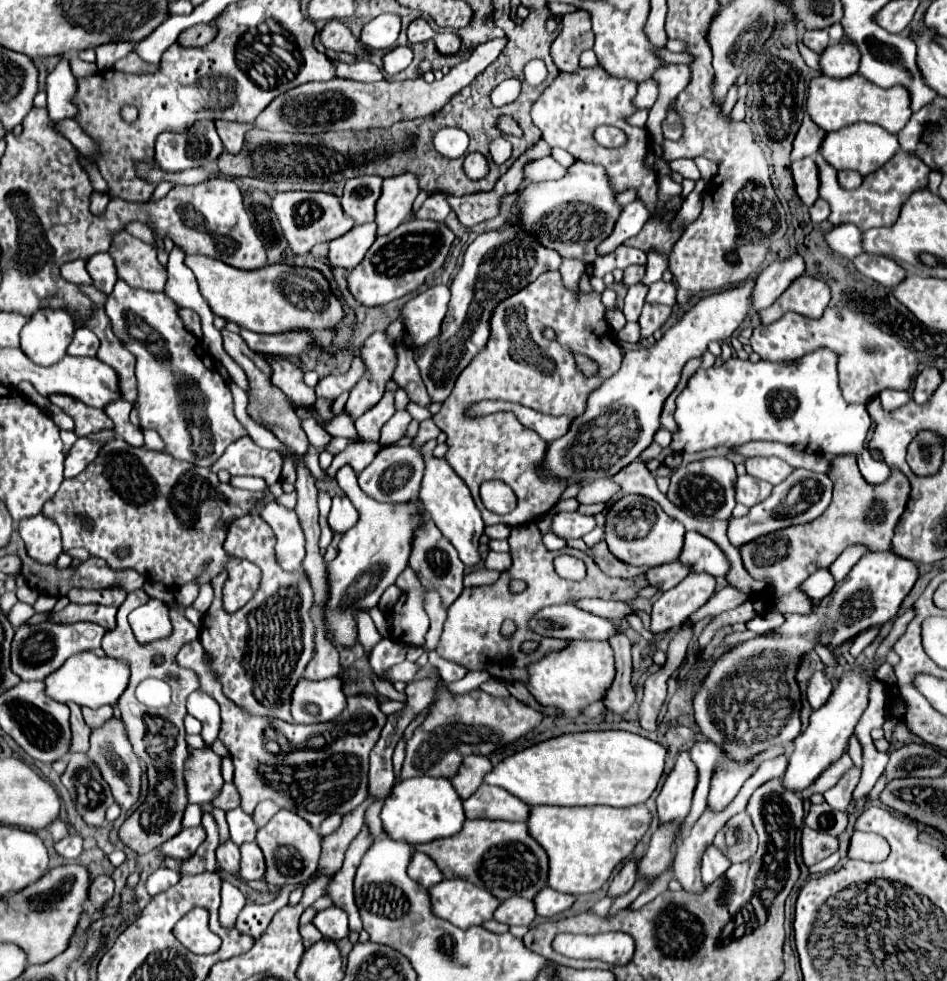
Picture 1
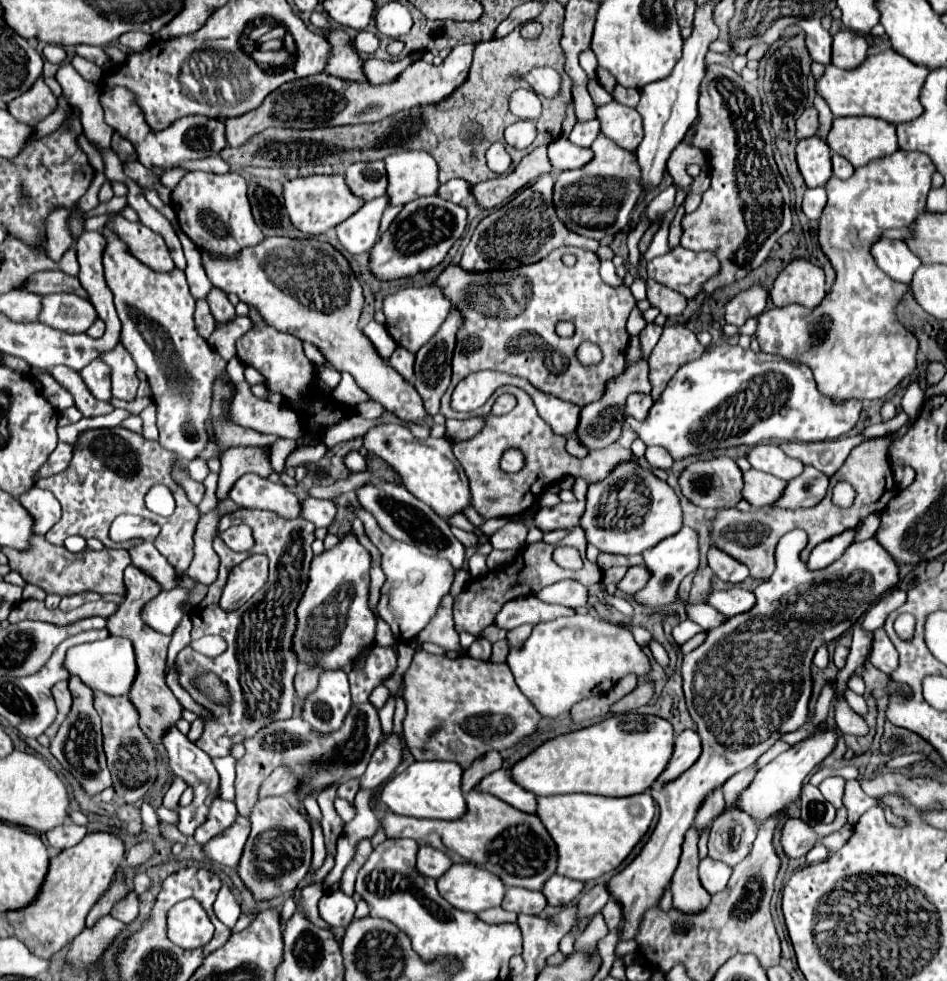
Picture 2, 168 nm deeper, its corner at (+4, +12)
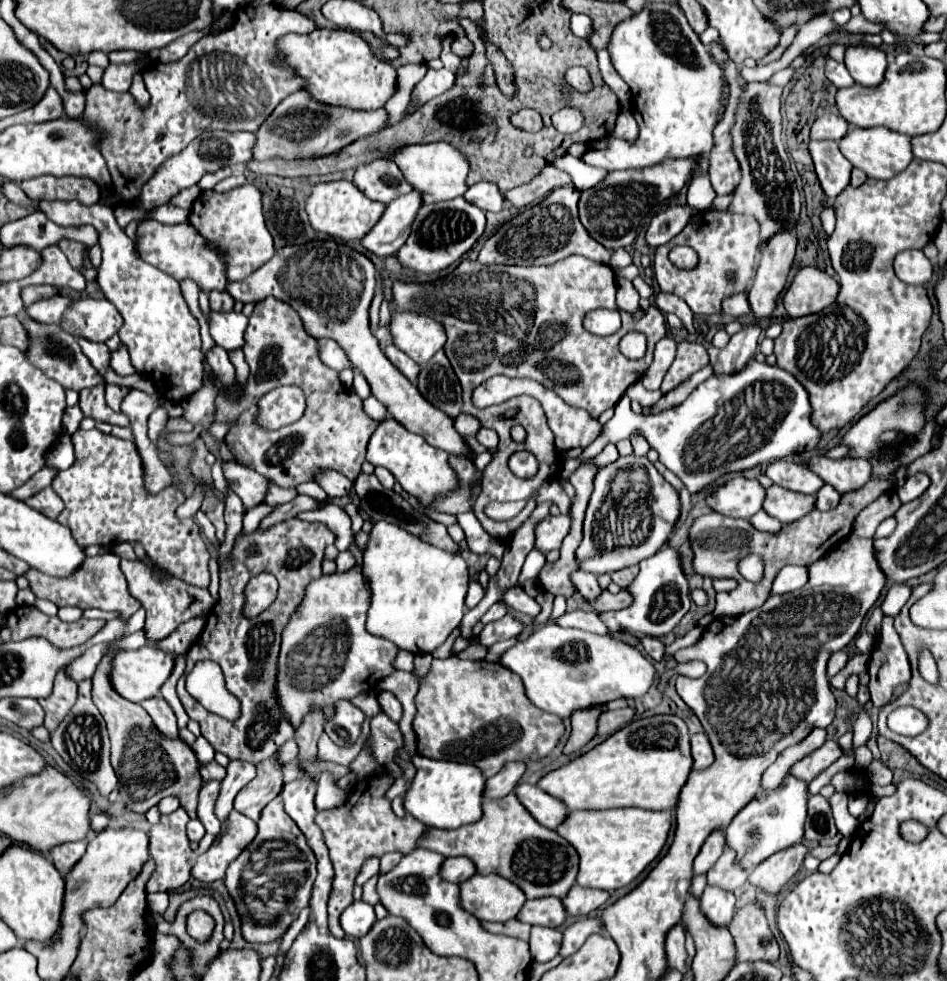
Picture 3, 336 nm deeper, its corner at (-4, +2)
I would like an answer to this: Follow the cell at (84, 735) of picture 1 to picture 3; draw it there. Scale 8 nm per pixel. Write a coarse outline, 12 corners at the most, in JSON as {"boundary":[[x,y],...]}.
{"boundary":[[61,668],[53,694],[39,700],[43,726],[57,728],[77,700],[77,682]]}

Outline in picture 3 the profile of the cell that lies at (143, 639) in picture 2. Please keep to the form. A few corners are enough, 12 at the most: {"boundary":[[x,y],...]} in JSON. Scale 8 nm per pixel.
{"boundary":[[121,558],[129,592],[147,610],[149,642],[209,612],[213,598],[179,578]]}

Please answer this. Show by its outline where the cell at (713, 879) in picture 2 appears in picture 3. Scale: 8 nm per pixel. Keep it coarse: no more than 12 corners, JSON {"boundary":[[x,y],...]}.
{"boundary":[[705,888],[701,914],[713,926],[729,926],[733,892]]}

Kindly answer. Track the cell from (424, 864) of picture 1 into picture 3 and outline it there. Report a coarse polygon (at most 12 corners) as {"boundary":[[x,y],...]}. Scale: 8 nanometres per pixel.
{"boundary":[[465,856],[447,858],[441,868],[445,880],[461,884],[477,872]]}

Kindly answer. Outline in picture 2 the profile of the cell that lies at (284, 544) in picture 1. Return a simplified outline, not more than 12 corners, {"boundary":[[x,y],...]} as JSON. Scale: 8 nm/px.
{"boundary":[[245,474],[229,496],[245,508],[301,516],[301,504],[281,482]]}

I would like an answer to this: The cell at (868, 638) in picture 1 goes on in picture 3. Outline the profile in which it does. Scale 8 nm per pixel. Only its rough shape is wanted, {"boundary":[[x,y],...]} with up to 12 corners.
{"boundary":[[893,584],[883,600],[883,614],[897,616],[909,600],[907,584]]}

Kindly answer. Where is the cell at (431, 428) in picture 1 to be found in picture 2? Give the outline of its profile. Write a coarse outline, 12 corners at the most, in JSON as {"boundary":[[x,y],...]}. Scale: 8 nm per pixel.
{"boundary":[[377,422],[363,440],[443,520],[471,506],[445,438]]}

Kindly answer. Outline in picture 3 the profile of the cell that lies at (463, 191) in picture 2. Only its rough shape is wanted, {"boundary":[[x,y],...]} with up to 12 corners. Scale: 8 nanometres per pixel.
{"boundary":[[493,182],[473,184],[463,196],[483,212],[501,212],[505,196]]}

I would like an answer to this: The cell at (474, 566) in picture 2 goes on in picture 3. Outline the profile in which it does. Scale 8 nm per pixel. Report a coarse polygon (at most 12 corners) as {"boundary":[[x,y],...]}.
{"boundary":[[479,582],[469,584],[465,608],[475,608],[485,596]]}

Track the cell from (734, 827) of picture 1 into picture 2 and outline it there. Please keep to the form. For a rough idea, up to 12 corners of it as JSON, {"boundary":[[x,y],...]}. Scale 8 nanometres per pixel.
{"boundary":[[743,810],[719,816],[709,856],[729,866],[753,848],[757,824]]}

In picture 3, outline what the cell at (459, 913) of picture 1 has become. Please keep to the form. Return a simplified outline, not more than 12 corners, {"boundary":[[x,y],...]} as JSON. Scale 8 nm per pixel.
{"boundary":[[475,874],[461,906],[479,920],[507,922],[523,890],[497,874]]}

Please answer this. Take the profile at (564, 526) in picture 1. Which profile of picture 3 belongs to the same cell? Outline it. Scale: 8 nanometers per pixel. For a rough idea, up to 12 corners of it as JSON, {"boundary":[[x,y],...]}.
{"boundary":[[547,516],[535,524],[535,550],[559,550],[569,516]]}

